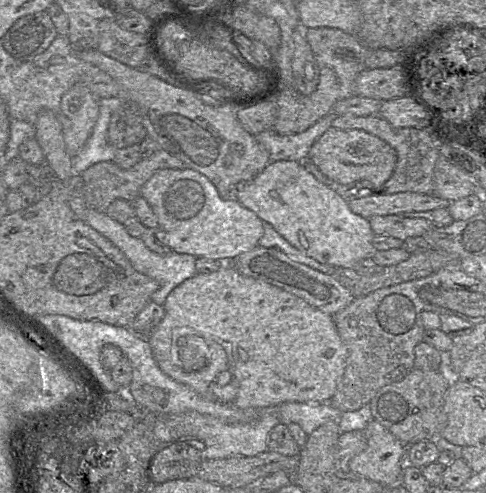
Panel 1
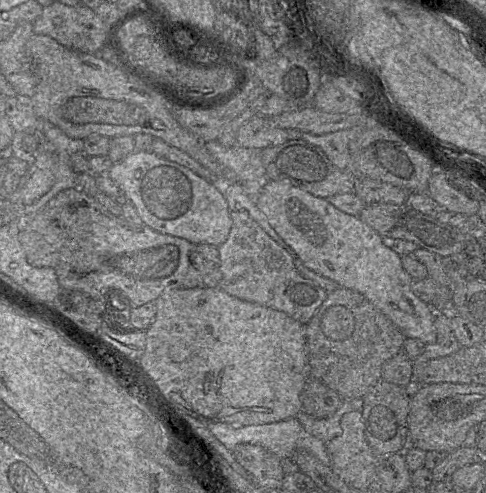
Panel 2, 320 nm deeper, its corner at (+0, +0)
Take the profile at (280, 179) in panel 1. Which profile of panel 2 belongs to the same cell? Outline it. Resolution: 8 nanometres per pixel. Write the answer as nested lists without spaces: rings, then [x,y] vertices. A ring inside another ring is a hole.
[[[263,181],[264,187],[255,199],[258,209],[266,216],[271,227],[289,245],[303,264],[319,275],[327,277],[340,287],[361,293],[403,333],[406,338],[416,338],[425,345],[436,342],[435,312],[411,290],[412,278],[401,264],[401,256],[384,245],[382,237],[359,217],[337,209],[324,198],[316,197],[287,181]]]

